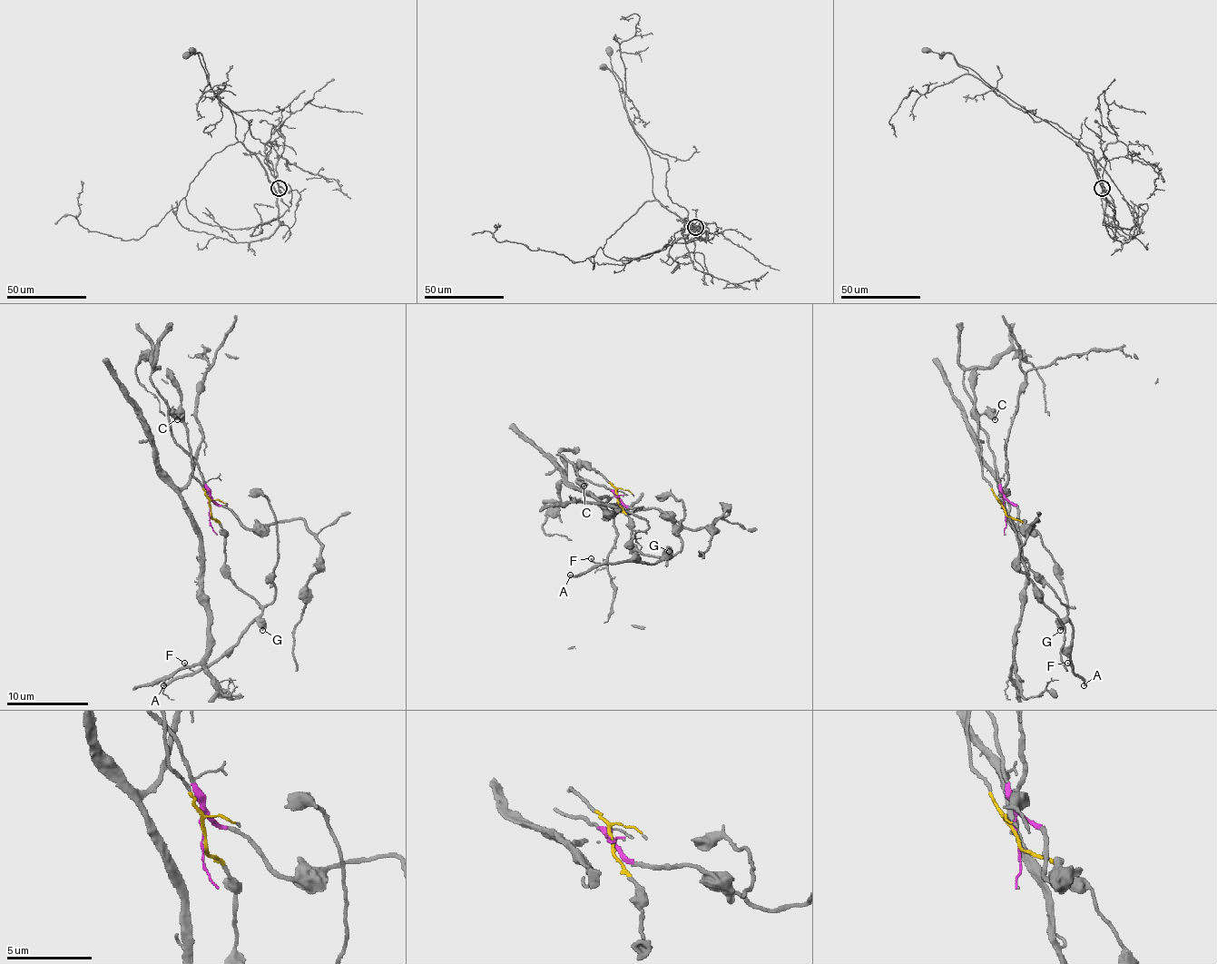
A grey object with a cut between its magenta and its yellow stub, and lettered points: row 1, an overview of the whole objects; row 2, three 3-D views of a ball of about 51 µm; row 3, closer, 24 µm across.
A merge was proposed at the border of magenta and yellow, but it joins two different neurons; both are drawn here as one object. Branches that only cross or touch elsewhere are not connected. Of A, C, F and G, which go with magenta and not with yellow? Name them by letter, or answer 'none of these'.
C

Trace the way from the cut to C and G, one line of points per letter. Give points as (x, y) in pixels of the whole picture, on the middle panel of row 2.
C: (616, 495), (606, 486), (580, 478), (575, 470), (578, 480), (583, 486)
G: (616, 495), (631, 531), (631, 545), (643, 554), (668, 557), (670, 552)

